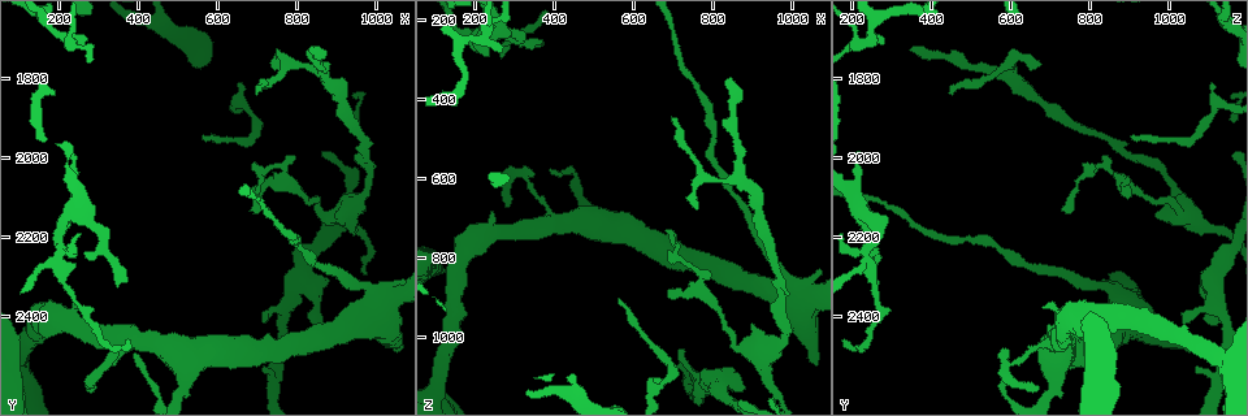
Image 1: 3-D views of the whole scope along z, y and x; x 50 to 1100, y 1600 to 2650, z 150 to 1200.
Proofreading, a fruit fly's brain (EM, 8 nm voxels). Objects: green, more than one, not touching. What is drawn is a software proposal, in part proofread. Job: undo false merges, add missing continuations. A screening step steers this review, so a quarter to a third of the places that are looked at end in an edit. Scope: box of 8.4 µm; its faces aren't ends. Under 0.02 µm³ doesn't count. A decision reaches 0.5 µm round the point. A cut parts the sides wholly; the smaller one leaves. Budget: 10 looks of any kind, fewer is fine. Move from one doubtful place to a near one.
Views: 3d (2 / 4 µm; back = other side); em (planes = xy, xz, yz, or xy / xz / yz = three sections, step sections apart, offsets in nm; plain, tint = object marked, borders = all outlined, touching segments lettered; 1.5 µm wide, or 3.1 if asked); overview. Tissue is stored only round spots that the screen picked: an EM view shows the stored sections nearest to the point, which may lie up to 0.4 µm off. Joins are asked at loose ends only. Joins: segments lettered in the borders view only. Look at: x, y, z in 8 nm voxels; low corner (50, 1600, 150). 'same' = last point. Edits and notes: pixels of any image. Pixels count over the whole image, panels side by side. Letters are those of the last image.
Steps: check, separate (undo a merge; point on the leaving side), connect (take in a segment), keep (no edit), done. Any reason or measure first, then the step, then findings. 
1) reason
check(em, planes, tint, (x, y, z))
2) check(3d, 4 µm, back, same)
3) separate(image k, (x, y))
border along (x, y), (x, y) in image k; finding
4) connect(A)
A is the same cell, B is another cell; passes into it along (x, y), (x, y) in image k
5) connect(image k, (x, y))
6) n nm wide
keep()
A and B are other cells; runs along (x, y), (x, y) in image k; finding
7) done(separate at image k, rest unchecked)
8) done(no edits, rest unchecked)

branch stops here
check(3d, 2 µm, back, (260, 1700, 290))

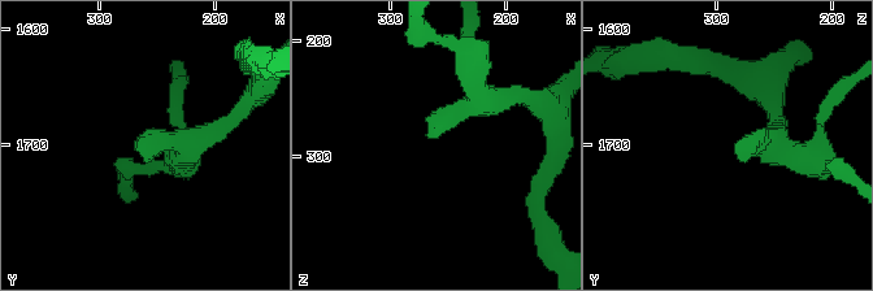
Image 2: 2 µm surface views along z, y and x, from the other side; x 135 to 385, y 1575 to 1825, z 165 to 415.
check(em, planes, borders, (266, 1706, 288))

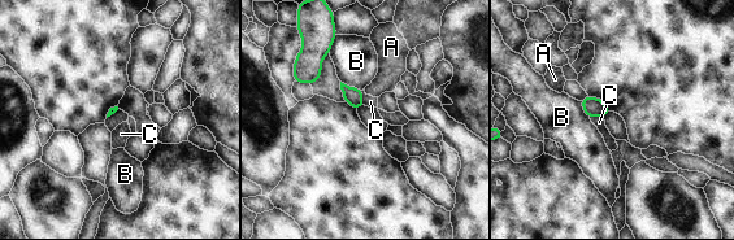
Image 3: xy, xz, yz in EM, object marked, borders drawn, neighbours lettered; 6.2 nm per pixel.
keep()
A, B and C are other cells; border along (363, 91), (363, 103), (365, 105) in image 3; none of them fits

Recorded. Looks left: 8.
tapers out
check(3d, 4 µm, (345, 2325, 255))

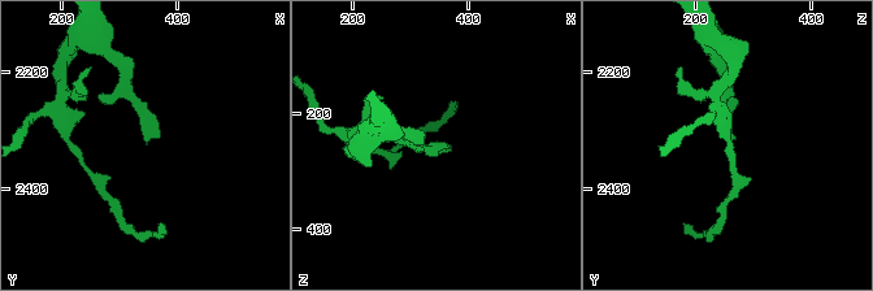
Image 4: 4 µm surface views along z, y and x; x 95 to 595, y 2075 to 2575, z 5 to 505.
now the EM
check(em, planes, tint, (345, 2320, 265))

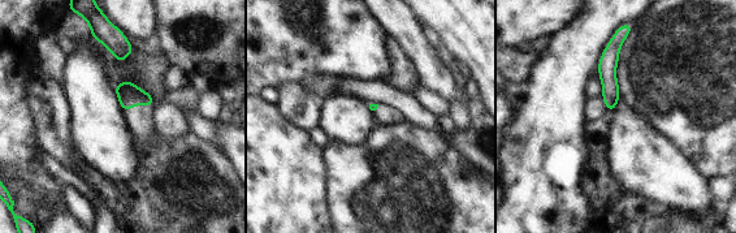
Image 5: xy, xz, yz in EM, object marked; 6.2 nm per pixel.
see the neighbours
check(em, planes, borders, same)

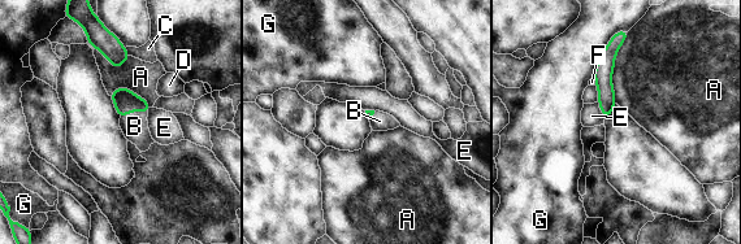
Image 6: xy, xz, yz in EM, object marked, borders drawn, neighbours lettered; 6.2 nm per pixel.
connect(B)
B is the same cell, A, C, D, E, F and G are other cells; passes into it along (125, 101), (133, 110), (134, 126) in image 6; it goes on there

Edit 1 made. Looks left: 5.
an open end
check(3d, 2 µm, (390, 2490, 580))

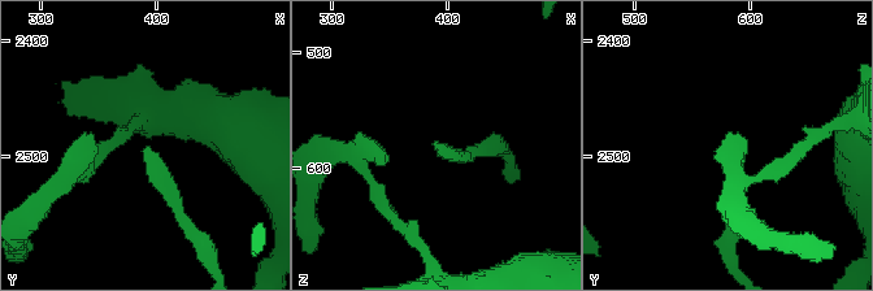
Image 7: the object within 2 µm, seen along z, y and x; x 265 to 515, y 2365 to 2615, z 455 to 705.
shape alone is not enough
check(em, planes, borders, (390, 2490, 578))

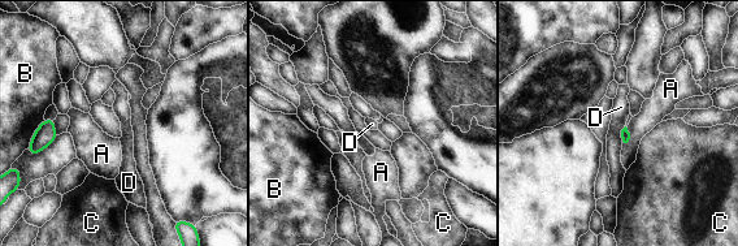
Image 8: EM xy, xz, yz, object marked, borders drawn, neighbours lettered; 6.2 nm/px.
keep()
A, B, C and D are other cells; border along (625, 126), (621, 130), (621, 141) in image 8; no lettered segment goes on from it

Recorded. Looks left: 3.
branch stops here
check(3d, 4 µm, (720, 2415, 1035))

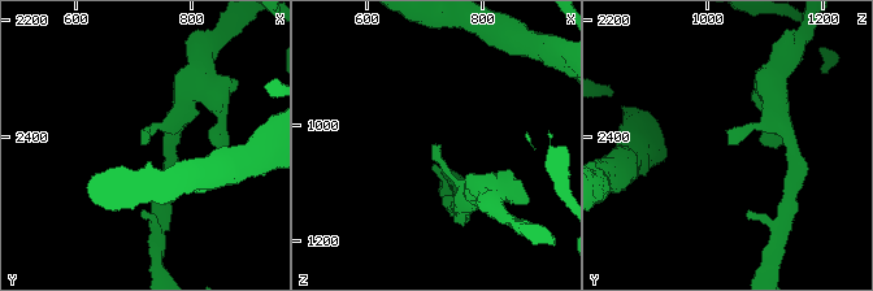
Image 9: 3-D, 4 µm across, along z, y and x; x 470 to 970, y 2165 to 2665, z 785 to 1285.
shape alone is not enough
check(em, planes, plain, (710, 2410, 1040))

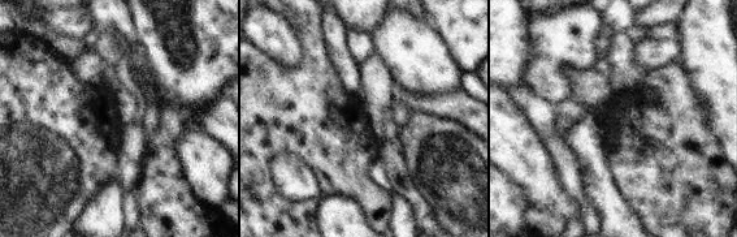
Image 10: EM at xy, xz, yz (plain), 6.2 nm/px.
check(em, planes, borders, same)

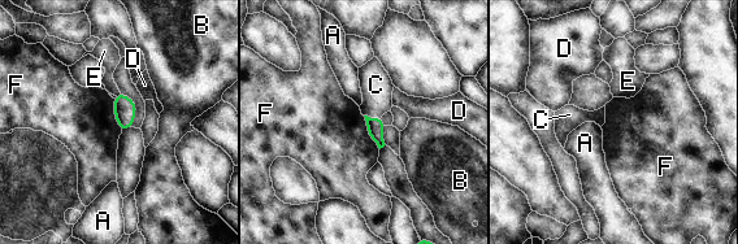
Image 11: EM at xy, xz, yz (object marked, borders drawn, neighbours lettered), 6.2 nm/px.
connect(C)
C is the same cell, A, B, D, E and F are other cells; passes into it along (376, 126), (373, 118), (376, 85) in image 11; it goes on there

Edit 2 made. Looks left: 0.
done(connect at image 6, connect at image 11, rest unchecked)

